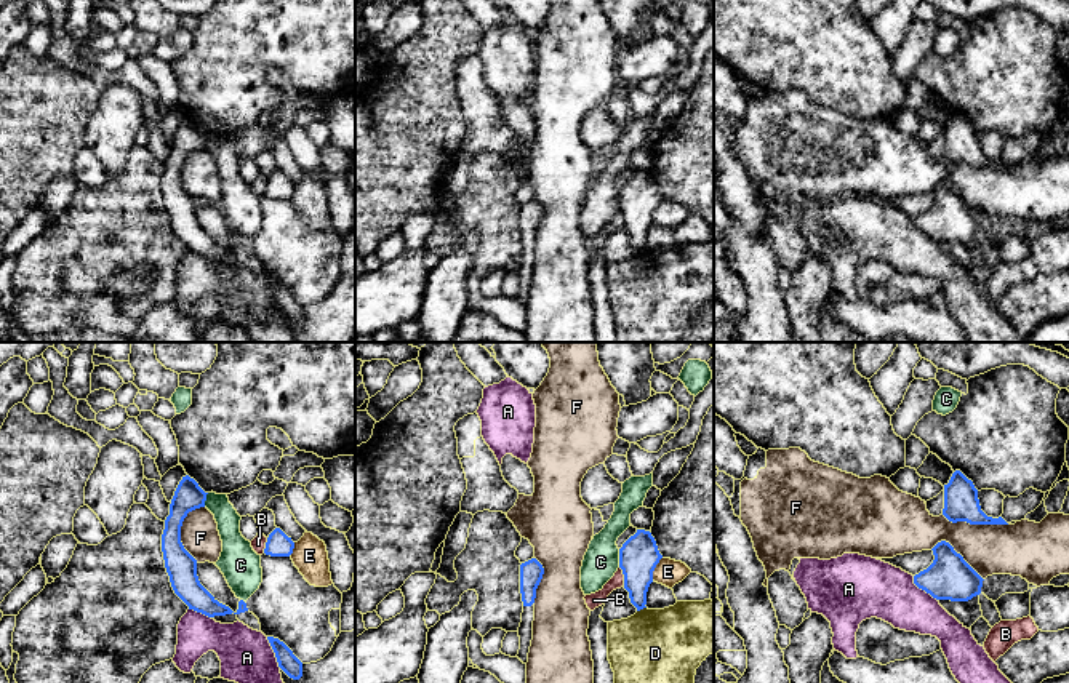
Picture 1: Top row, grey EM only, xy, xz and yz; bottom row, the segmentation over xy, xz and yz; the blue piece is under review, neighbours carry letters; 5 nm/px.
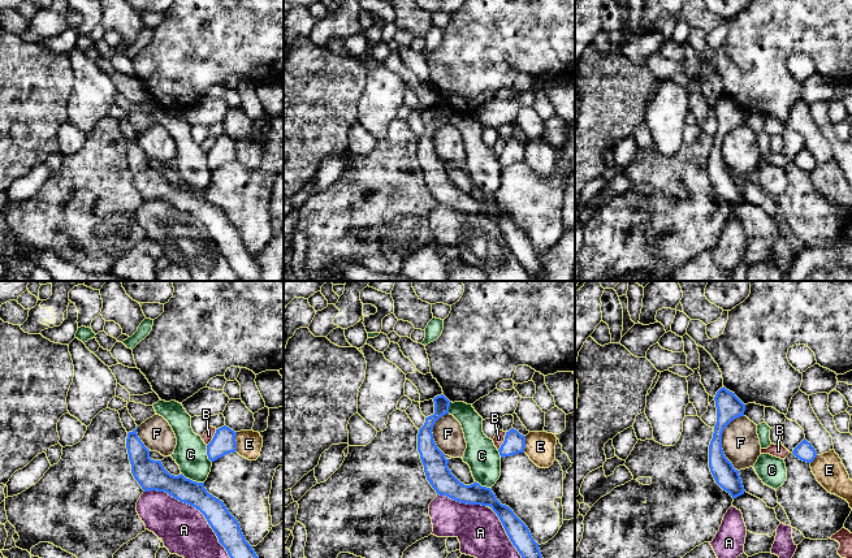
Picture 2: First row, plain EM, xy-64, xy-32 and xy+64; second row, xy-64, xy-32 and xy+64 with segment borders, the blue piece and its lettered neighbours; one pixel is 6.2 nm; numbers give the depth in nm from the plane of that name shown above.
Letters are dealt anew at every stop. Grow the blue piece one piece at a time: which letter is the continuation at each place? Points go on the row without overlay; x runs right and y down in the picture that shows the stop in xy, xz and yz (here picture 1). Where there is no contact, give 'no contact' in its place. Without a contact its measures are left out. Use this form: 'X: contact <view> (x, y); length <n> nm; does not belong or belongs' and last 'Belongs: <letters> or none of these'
A: contact xy (274, 293); length 180 nm; does not belong
B: contact xz (624, 218); length 110 nm; does not belong
C: contact xz (620, 200); length 100 nm; does not belong
D: contact xz (640, 250); length 50 nm; does not belong
E: contact xz (655, 208); length 130 nm; does not belong
F: contact xy (180, 171); length 300 nm; does not belong
Belongs: none of these

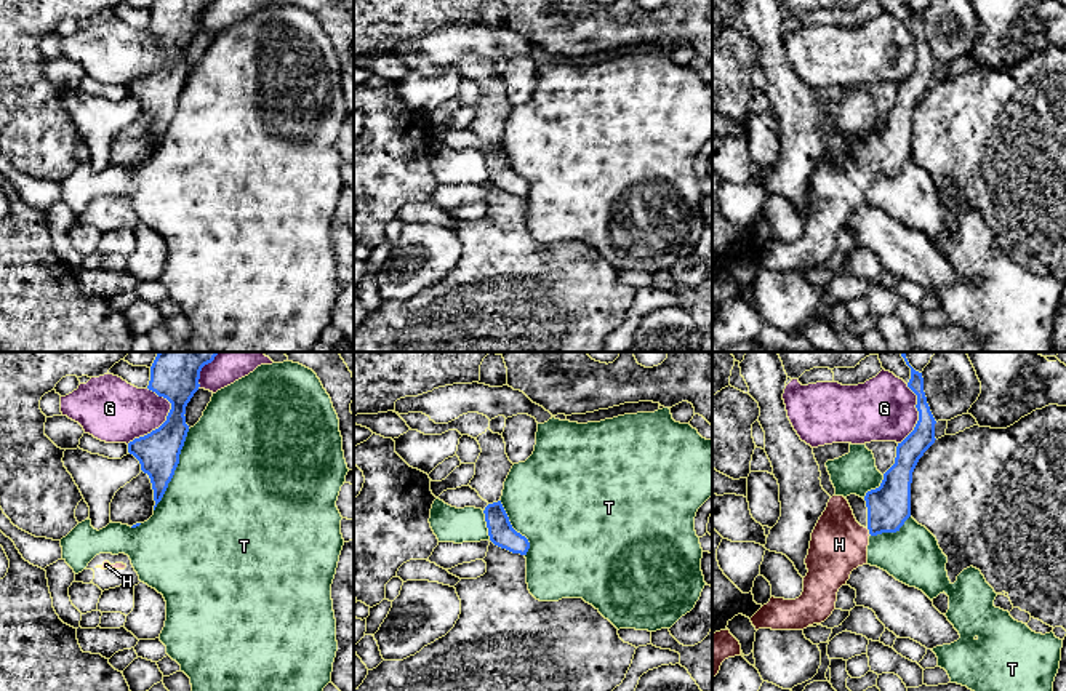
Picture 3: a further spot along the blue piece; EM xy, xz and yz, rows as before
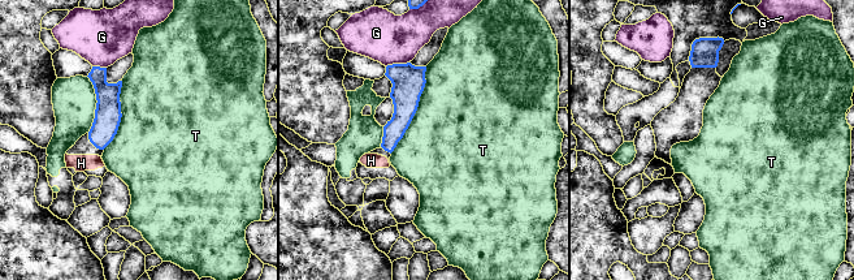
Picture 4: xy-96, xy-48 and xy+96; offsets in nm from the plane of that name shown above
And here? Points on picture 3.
G: contact xy (159, 69); length 300 nm; does not belong
H: contact yz (869, 173); length 50 nm; belongs
T: contact xy (175, 111); length 460 nm; does not belong
Belongs: H

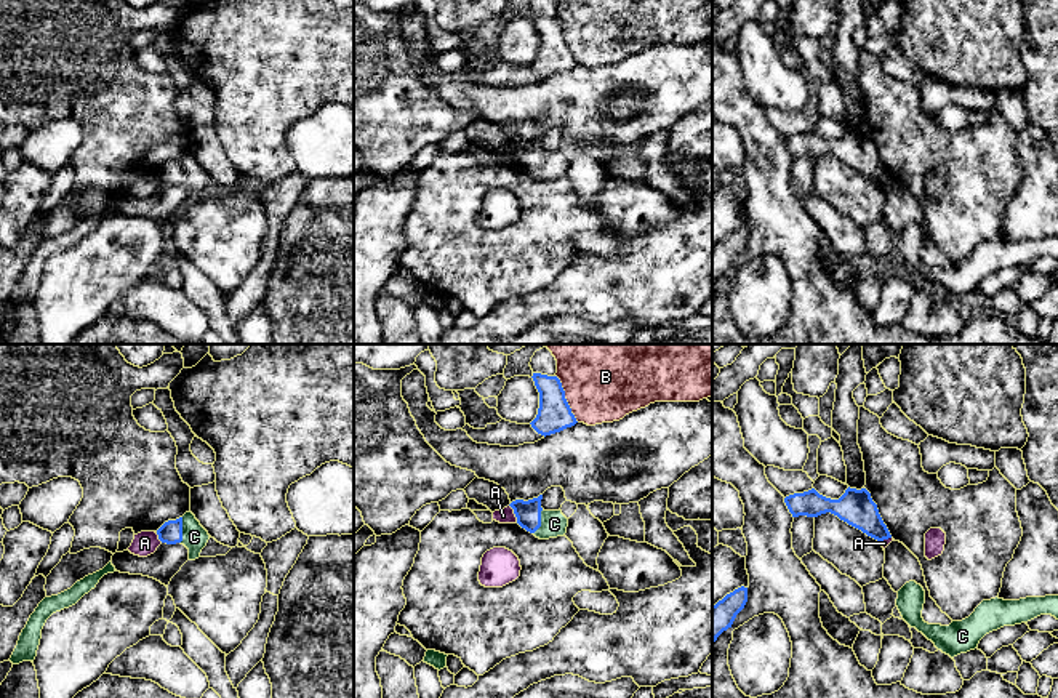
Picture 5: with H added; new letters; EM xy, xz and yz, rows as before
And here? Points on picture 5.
A: contact xz (514, 154); length 100 nm; does not belong
B: contact xz (565, 40); length 260 nm; does not belong
C: contact xy (181, 172); length 130 nm; belongs
Belongs: C

